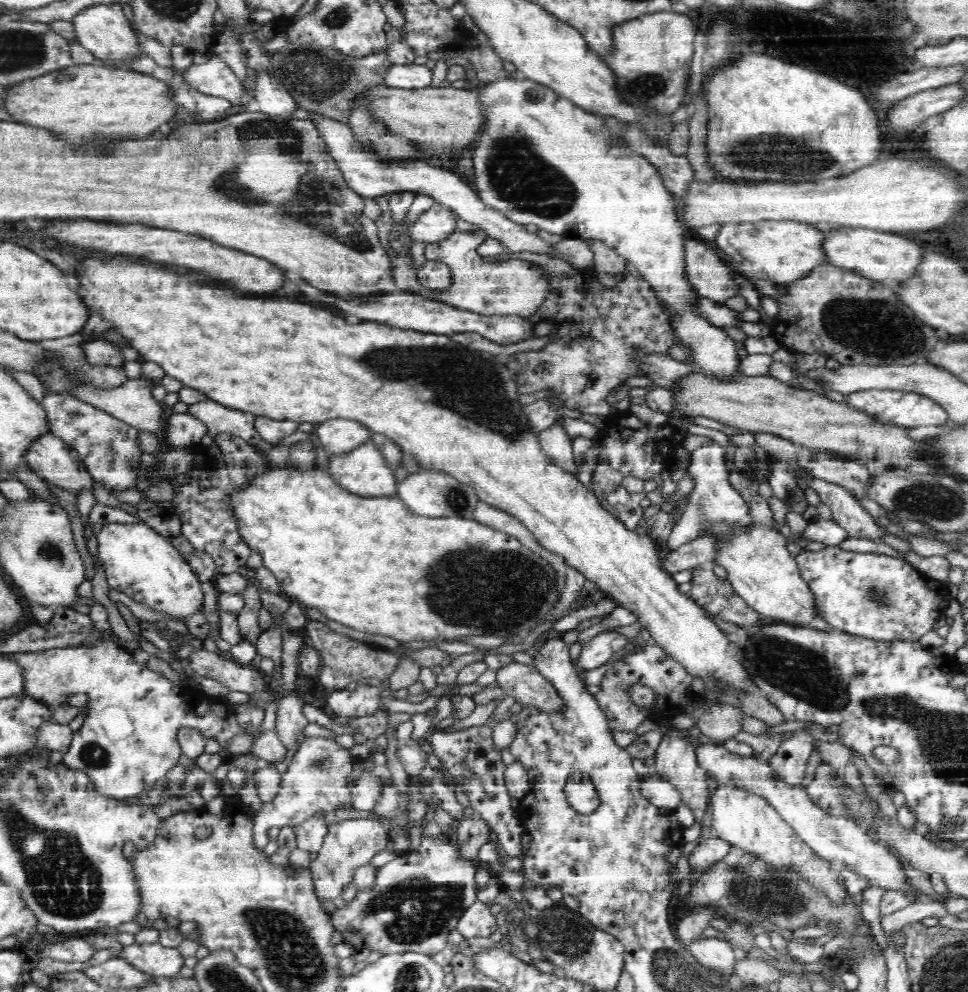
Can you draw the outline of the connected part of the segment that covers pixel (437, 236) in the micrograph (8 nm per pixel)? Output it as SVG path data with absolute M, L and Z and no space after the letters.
M436 201L432 207L428 208L428 210L417 215L416 219L408 219L407 214L402 222L396 222L394 226L392 226L392 232L390 232L390 242L398 241L400 236L410 238L410 242L412 243L423 242L428 244L432 242L439 242L440 240L447 238L455 230L455 216L456 215L446 206Z

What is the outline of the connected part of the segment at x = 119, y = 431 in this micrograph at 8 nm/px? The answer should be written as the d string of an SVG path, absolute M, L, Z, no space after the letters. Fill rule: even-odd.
M45 390L40 403L48 418L48 430L76 449L91 478L101 483L105 489L133 489L137 484L137 465L139 455L137 432L135 426L116 418L113 414L77 399L70 392L52 392Z

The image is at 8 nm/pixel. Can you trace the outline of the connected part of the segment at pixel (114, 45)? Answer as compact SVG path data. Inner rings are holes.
M94 2L74 12L71 20L76 39L97 58L130 58L140 56L139 36L124 15L120 4L114 2Z

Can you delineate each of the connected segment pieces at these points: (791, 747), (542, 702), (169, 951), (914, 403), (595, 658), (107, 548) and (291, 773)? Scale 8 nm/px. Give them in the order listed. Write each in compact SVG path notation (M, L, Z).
M805 732L794 733L780 744L778 751L767 764L774 771L776 780L780 779L790 786L799 786L812 752L813 738Z
M512 659L505 661L496 670L496 684L506 696L514 697L520 704L536 705L542 711L554 711L561 706L560 698L557 697L552 686L541 678L534 666L528 666L528 664L522 664Z
M160 941L150 943L134 943L123 946L120 955L138 970L149 974L172 976L179 974L184 965L184 958L176 946L164 946Z
M862 390L846 394L846 405L858 413L866 414L874 422L882 425L902 427L903 429L918 426L939 426L948 420L947 412L930 397L901 390Z
M603 631L584 643L576 666L582 670L592 670L606 664L613 652L622 649L627 638L614 631Z
M112 522L95 529L99 559L110 588L116 588L129 597L170 615L183 617L190 634L203 639L210 625L201 612L204 592L200 581L184 557L146 523Z
M306 738L293 756L289 770L283 774L282 786L270 802L267 802L262 812L256 813L253 824L253 841L256 849L264 853L268 844L267 833L272 827L294 826L309 818L315 810L328 810L334 813L351 800L350 783L346 776L353 770L355 760L346 748L335 744L326 738Z

